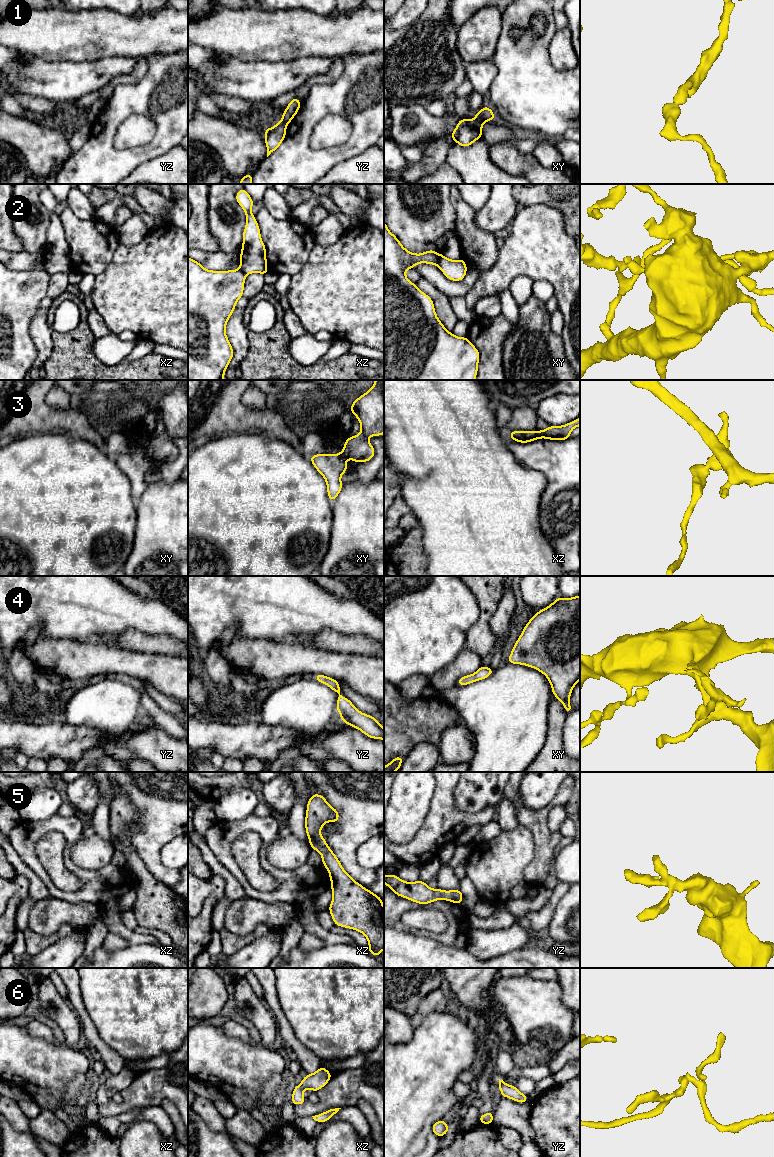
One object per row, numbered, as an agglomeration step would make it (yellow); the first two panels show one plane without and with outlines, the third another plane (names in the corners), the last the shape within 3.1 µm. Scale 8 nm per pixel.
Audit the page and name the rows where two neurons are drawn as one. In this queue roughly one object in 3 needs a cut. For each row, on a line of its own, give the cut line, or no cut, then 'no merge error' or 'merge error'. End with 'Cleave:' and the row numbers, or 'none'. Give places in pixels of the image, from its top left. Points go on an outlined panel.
1: cut in xy along (474, 120), (481, 124); merge error
2: cut in xy along (440, 254), (438, 265); merge error
3: cut in xz along (538, 431), (540, 437); merge error
4: no cut; no merge error
5: no cut; no merge error
6: no cut; no merge error
Cleave: 1, 2, 3

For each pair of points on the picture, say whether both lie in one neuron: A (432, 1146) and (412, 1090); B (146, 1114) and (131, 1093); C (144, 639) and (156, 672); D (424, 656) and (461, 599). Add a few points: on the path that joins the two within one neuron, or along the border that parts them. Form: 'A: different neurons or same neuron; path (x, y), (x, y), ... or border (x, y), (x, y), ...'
A: different neurons; border (431, 1131), (427, 1136), (425, 1146)
B: different neurons; border (159, 1105), (145, 1108)
C: different neurons; border (126, 649), (172, 655)
D: same neuron; path (424, 642), (424, 636), (447, 613)

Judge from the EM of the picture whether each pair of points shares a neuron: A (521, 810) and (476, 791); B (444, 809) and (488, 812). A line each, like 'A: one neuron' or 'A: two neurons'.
A: two neurons
B: one neuron

